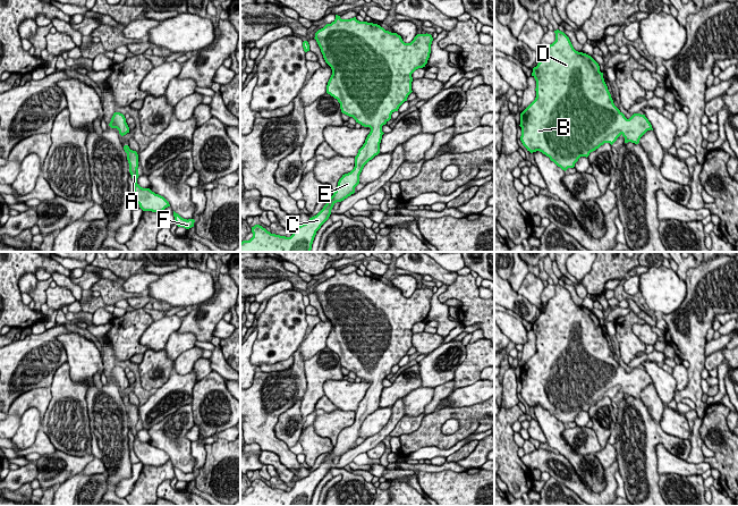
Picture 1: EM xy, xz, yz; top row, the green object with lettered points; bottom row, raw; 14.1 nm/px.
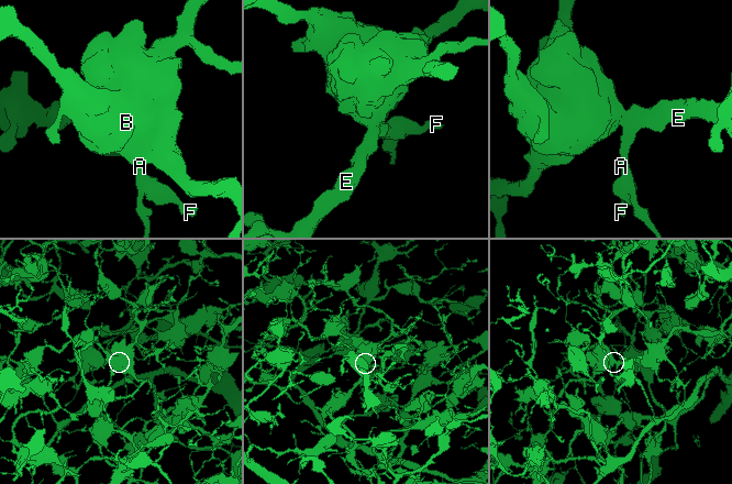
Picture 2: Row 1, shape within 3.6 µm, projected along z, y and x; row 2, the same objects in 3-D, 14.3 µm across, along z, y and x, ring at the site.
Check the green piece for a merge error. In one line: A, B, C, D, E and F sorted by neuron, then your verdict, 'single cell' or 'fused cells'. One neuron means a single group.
A B C D E F; single cell

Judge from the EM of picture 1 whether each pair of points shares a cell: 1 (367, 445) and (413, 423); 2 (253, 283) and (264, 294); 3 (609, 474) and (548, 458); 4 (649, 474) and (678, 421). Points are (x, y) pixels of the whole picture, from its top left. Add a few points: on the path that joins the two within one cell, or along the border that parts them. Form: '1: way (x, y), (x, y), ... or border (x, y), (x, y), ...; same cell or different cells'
1: border (404, 415), (382, 440); different cells
2: border (286, 279), (273, 281), (254, 295); different cells
3: way (602, 494), (584, 494), (570, 480), (562, 478); same cell
4: border (659, 422), (666, 432), (688, 439); different cells

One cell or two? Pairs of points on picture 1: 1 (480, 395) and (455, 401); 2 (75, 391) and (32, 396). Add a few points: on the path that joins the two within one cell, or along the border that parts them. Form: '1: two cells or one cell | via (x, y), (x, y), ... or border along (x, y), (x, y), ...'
1: one cell | via (474, 395), (460, 397)
2: two cells | border along (50, 388), (51, 399), (42, 419)

